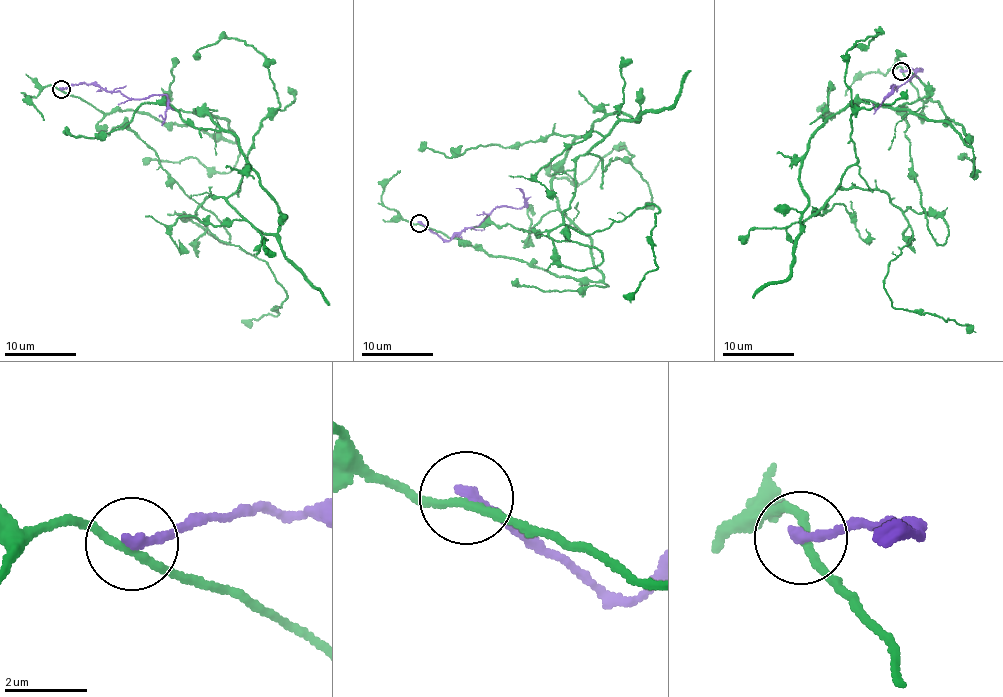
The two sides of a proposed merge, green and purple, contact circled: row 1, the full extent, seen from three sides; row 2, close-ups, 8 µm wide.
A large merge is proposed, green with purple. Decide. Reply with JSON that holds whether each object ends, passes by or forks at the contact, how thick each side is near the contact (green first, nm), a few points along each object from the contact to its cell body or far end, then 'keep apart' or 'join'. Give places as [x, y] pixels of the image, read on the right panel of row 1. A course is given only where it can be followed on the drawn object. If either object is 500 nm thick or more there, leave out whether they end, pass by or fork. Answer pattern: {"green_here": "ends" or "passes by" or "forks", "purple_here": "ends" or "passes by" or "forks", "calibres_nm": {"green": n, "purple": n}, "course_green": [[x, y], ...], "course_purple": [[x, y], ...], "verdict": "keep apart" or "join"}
{"green_here": "passes by", "purple_here": "ends", "calibres_nm": {"green": 180, "purple": 260}, "course_green": [[901, 71], [970, 143], [855, 101], [810, 140], [803, 225], [877, 189], [943, 244], [906, 123]], "course_purple": [[901, 71], [921, 70], [911, 79], [891, 87], [895, 85], [891, 93], [875, 108], [873, 103]], "verdict": "keep apart"}

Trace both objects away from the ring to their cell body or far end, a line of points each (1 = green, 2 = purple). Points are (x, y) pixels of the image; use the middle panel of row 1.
1: (419, 222), (598, 282), (554, 166), (638, 117), (577, 159), (549, 235), (599, 264), (471, 228)
2: (419, 222), (442, 238), (451, 240), (474, 228), (496, 207), (521, 208), (525, 205), (524, 194), (517, 188)

